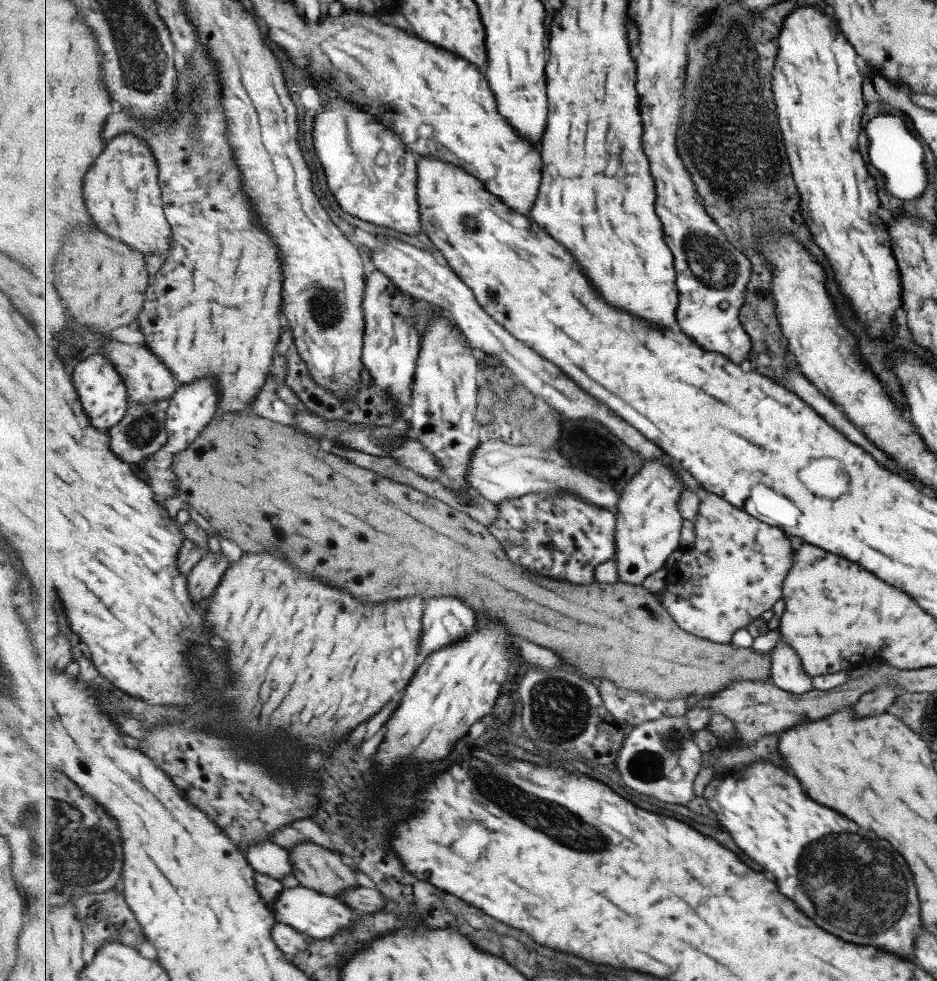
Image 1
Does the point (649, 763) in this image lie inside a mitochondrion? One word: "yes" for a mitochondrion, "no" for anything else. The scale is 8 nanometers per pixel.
yes

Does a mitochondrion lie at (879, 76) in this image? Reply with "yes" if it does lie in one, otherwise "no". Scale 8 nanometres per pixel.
no

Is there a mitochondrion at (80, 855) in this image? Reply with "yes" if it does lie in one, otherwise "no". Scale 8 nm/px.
yes

